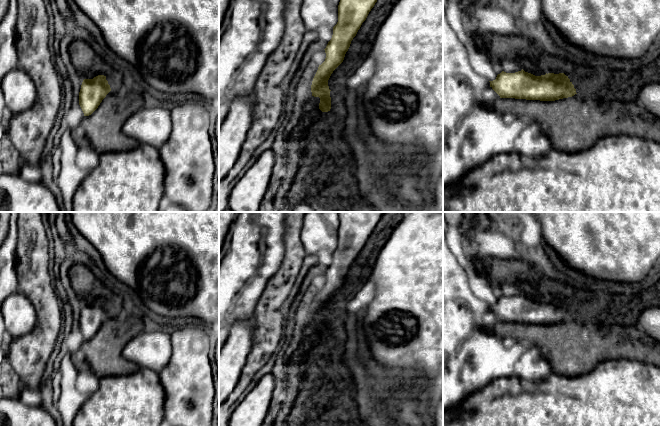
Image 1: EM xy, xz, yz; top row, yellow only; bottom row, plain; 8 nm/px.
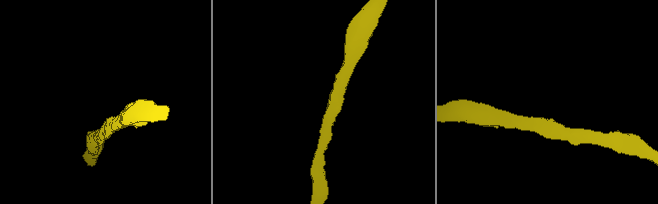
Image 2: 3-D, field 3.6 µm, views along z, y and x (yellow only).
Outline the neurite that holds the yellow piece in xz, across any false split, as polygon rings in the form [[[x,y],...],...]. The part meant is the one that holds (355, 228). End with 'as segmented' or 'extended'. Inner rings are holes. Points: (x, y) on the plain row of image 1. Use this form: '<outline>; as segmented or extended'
[[[338,212],[338,246],[325,274],[325,285],[319,289],[311,309],[312,320],[319,321],[319,333],[331,333],[328,304],[333,295],[343,286],[351,265],[374,231],[384,212]]]; as segmented

